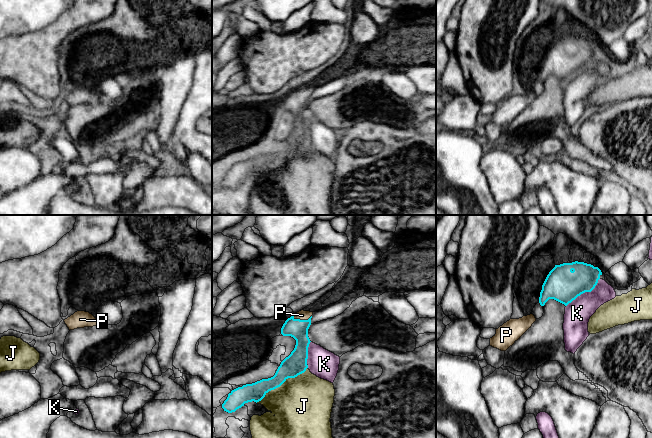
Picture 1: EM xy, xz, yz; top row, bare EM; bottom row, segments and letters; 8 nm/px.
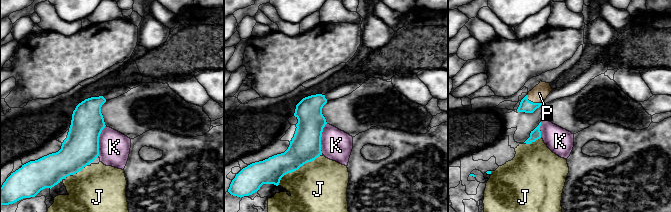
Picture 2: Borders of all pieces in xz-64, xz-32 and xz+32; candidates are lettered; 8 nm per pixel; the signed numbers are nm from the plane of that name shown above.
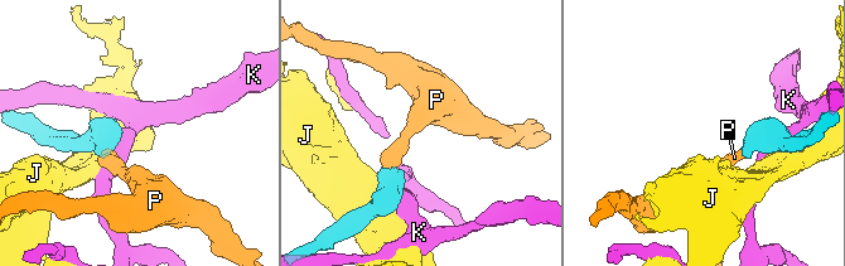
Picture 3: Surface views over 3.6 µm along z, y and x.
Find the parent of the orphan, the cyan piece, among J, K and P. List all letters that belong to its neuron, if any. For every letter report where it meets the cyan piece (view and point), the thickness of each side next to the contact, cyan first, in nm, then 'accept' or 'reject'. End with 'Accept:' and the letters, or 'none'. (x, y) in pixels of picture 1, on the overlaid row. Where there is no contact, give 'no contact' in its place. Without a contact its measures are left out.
J: xz (282, 383) | 180/480 nm | reject
K: yz (584, 292) | 280/200 nm | reject
P: xz (302, 320) | 160/80 nm | accept
Accept: P

